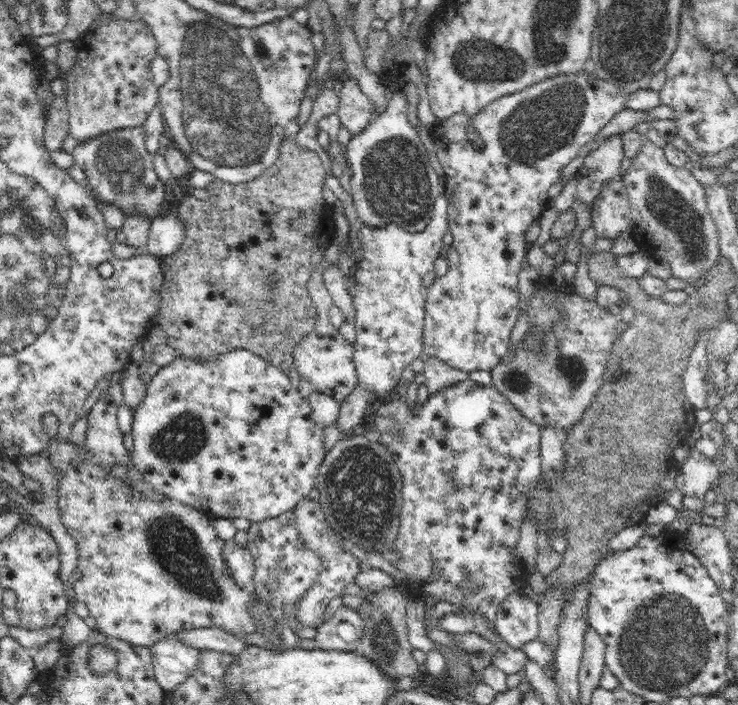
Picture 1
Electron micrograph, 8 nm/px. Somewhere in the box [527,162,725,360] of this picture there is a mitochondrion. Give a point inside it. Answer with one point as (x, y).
(670, 208)

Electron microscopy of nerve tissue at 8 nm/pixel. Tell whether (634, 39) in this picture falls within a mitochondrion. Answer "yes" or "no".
yes

